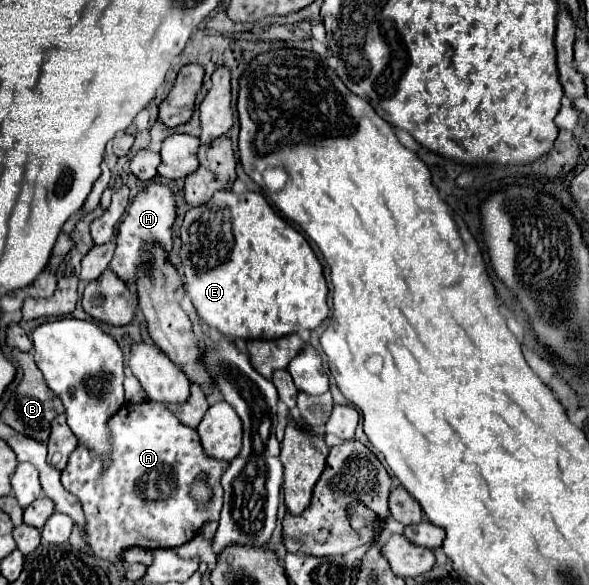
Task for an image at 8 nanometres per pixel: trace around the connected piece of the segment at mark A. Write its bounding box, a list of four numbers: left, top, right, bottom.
[61,401,229,563]

